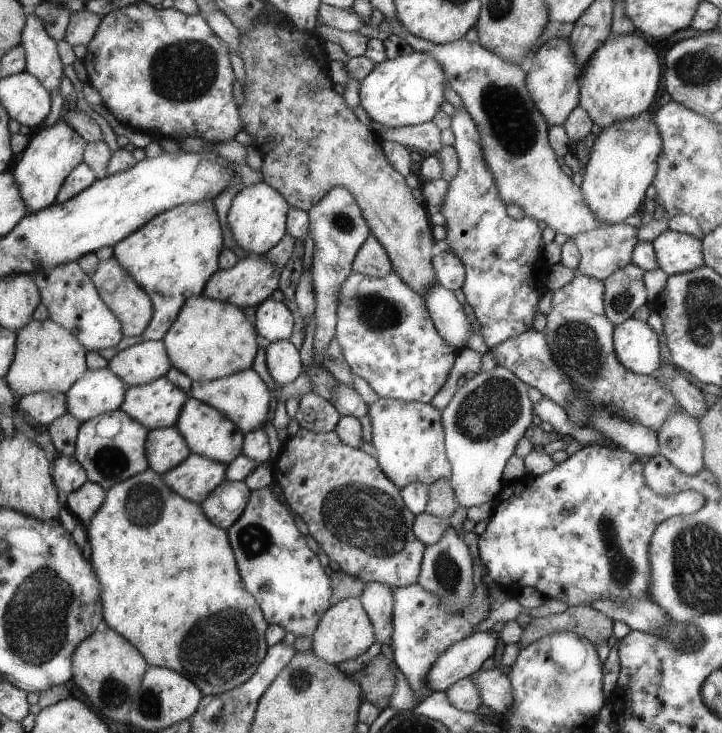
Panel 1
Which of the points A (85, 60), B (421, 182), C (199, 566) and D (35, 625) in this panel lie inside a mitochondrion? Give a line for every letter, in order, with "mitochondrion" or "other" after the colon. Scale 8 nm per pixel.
A: other
B: other
C: other
D: mitochondrion

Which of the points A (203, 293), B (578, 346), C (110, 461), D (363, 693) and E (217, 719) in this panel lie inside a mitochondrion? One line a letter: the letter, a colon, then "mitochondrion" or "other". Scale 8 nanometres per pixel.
A: other
B: mitochondrion
C: mitochondrion
D: other
E: other

